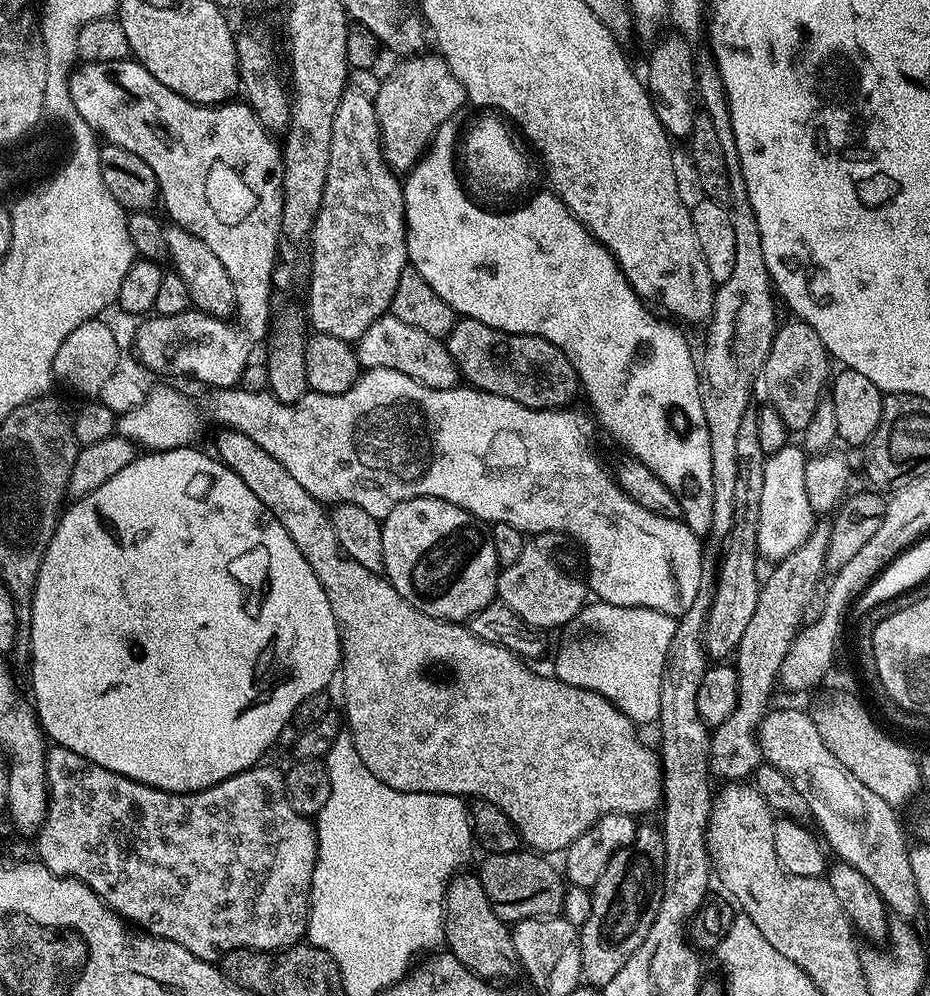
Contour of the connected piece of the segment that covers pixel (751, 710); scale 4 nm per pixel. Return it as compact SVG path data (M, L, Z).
M814 534L807 543L779 561L767 577L763 577L758 602L746 630L742 633L739 647L734 652L734 667L740 675L740 697L734 714L726 722L715 725L712 745L708 755L708 766L713 777L748 778L762 763L756 729L763 714L769 711L768 694L777 681L780 666L797 632L805 623L804 601L809 591L821 583L825 575L824 554L827 551L827 537Z

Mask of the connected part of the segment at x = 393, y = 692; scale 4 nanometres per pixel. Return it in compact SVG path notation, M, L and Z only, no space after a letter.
M240 436L233 437L219 444L219 459L227 468L234 469L242 478L242 482L246 482L246 486L250 486L250 490L254 490L254 498L258 498L258 502L262 502L262 506L266 506L266 510L270 510L270 514L274 514L274 518L278 518L278 522L282 522L282 530L286 530L286 534L290 534L294 546L298 546L298 554L302 554L302 558L306 558L306 562L310 562L310 570L314 570L314 578L318 578L322 590L326 590L326 602L330 602L330 610L334 614L336 625L340 631L338 672L341 677L344 675L345 713L343 712L343 715L346 717L346 732L352 737L352 745L354 750L358 750L358 758L362 758L362 762L366 762L366 770L370 770L370 774L374 774L374 778L378 778L383 784L394 790L403 792L441 792L447 796L479 798L494 802L494 806L498 806L498 810L502 810L502 814L506 814L506 818L510 818L521 841L529 849L540 854L563 853L579 836L586 834L586 830L590 830L590 826L594 826L594 822L598 822L606 814L617 812L623 816L640 818L643 812L652 812L655 808L657 811L661 807L664 790L661 757L657 753L655 756L640 741L640 736L636 733L638 724L627 712L616 707L601 692L596 692L592 688L580 688L557 679L555 675L543 676L542 673L527 668L524 665L527 663L515 652L498 646L494 642L486 642L482 638L478 638L472 632L471 627L465 626L463 623L439 620L430 614L422 614L422 610L410 606L410 602L406 602L402 598L402 594L398 594L398 590L394 590L392 583L381 573L366 570L366 566L358 566L358 562L354 562L341 552L338 538L334 538L332 521L325 505L312 497L288 473L286 466L282 466L282 462L270 458L261 447L252 441Z

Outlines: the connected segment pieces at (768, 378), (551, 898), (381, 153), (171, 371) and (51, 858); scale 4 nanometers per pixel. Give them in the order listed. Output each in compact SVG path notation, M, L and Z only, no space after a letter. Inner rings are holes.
M790 320L790 323L784 325L771 339L765 360L762 364L762 372L764 368L764 384L766 386L767 400L771 407L774 408L783 424L787 426L791 433L798 434L804 431L808 426L815 406L820 399L823 390L822 386L826 384L828 373L828 364L830 360L825 350L824 343L814 328L801 320Z
M532 850L493 852L485 857L478 875L482 890L486 890L486 898L490 898L490 906L494 906L500 920L515 922L539 916L555 916L560 912L566 884L557 865L555 868L548 861L551 859Z
M354 90L345 92L342 102L338 102L338 114L334 114L334 134L330 141L330 166L326 170L326 186L322 194L322 206L318 210L316 220L310 224L310 241L312 240L312 277L308 280L308 304L306 315L311 327L319 335L342 338L349 342L359 341L376 320L389 315L394 290L398 290L398 278L408 263L408 225L404 223L404 185L401 177L390 167L386 153L382 147L380 123L376 120L376 109L373 101L358 94Z
M189 308L174 316L150 316L139 324L134 334L136 356L160 376L190 376L216 388L232 388L249 363L245 340L219 317Z
M59 746L49 747L48 812L44 815L44 822L34 836L37 852L35 855L39 863L45 864L51 872L59 876L75 876L76 879L91 886L104 902L125 920L155 936L178 942L178 946L186 946L190 954L203 960L216 962L223 953L239 948L249 948L255 952L279 952L290 948L293 944L301 943L308 931L312 879L320 844L316 841L315 823L289 800L288 792L284 789L281 769L264 767L248 768L245 772L234 774L206 790L188 795L151 788L142 782L106 770L106 766L98 766L98 762L90 762L90 758L82 758L82 754L74 754L74 750L66 750Z

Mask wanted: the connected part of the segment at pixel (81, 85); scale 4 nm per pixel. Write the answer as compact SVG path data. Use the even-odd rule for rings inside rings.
M132 58L110 64L88 62L80 67L71 73L66 93L67 99L72 99L76 107L73 108L75 115L82 117L107 143L130 150L130 154L138 154L138 158L154 170L159 199L162 204L164 200L169 218L176 223L173 225L195 240L201 240L214 252L214 258L218 258L218 262L226 266L226 274L230 274L234 294L242 296L236 298L236 302L242 302L239 315L244 315L246 323L263 329L270 320L278 267L278 241L282 236L284 162L279 149L266 140L267 133L257 123L247 103L192 104L162 86L150 70Z

